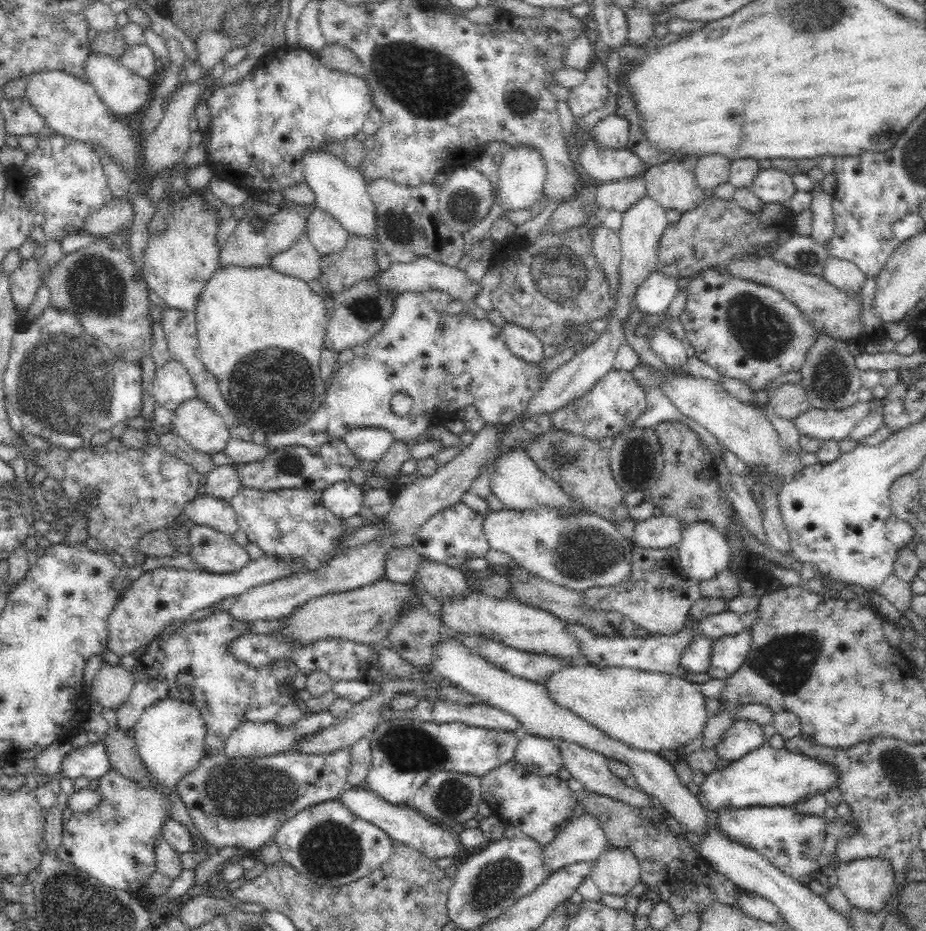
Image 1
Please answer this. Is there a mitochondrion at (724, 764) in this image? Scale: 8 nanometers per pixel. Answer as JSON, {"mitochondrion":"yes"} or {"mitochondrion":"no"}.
{"mitochondrion":"no"}

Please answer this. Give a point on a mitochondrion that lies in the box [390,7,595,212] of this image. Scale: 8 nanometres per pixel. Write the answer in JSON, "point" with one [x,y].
{"point":[516,101]}

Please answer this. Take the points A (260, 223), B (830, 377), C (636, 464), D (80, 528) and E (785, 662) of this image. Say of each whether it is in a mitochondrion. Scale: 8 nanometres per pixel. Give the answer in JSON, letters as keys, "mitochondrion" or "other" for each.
{"A":"mitochondrion","B":"mitochondrion","C":"mitochondrion","D":"mitochondrion","E":"mitochondrion"}

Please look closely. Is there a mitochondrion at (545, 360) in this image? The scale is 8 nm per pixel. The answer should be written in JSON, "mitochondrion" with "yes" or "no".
{"mitochondrion":"no"}

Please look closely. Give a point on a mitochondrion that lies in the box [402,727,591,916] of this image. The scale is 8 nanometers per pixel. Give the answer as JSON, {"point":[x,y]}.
{"point":[453,797]}

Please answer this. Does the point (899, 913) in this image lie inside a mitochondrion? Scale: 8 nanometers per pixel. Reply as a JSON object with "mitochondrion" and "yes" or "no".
{"mitochondrion":"no"}

